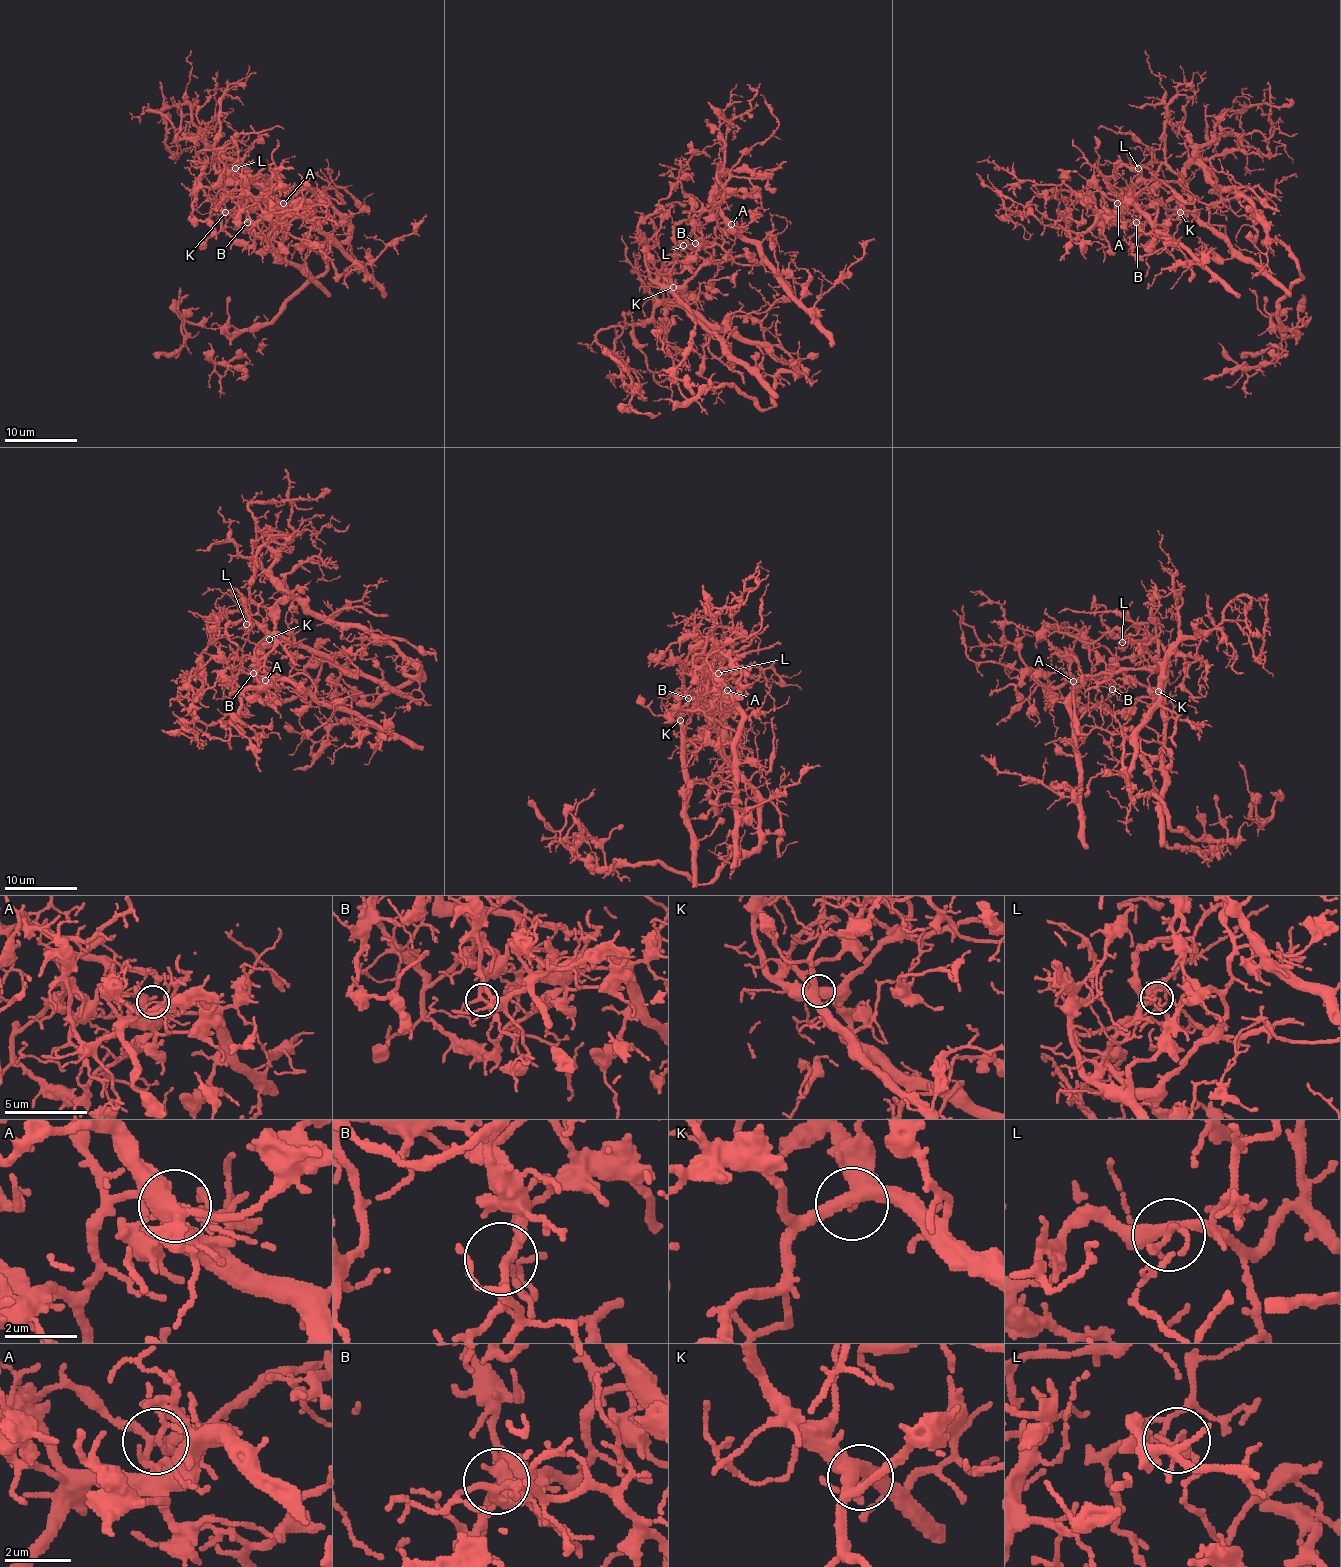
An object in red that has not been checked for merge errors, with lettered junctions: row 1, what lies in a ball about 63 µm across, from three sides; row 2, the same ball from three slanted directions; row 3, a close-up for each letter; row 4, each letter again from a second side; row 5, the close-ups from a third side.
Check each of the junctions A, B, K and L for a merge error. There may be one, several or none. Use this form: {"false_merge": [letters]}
{"false_merge": ["A", "L"]}

